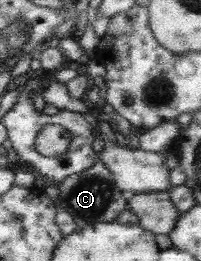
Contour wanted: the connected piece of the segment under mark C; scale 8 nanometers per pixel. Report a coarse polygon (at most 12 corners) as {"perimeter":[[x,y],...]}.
{"perimeter":[[102,161],[54,183],[78,228],[113,222],[128,194]]}

